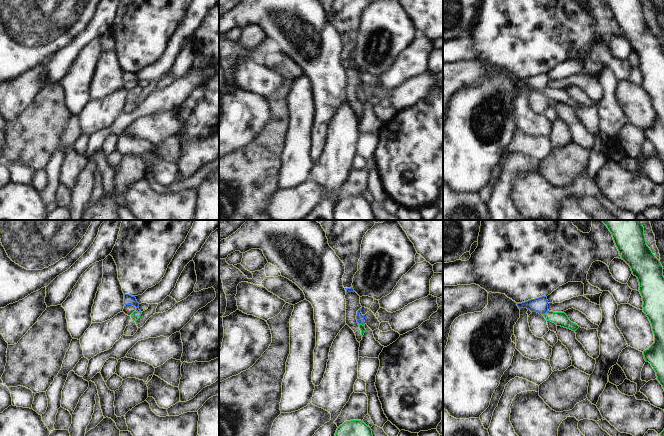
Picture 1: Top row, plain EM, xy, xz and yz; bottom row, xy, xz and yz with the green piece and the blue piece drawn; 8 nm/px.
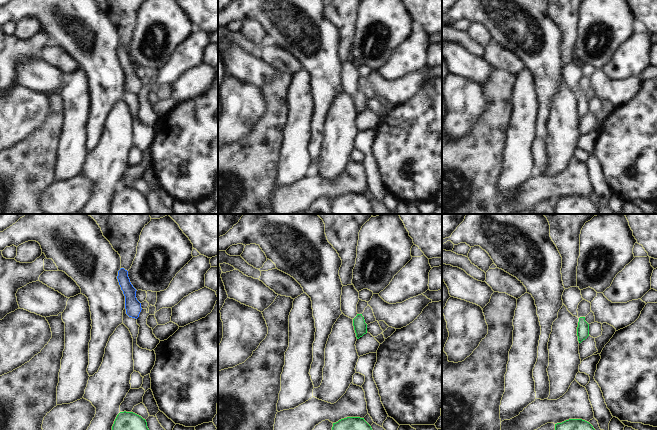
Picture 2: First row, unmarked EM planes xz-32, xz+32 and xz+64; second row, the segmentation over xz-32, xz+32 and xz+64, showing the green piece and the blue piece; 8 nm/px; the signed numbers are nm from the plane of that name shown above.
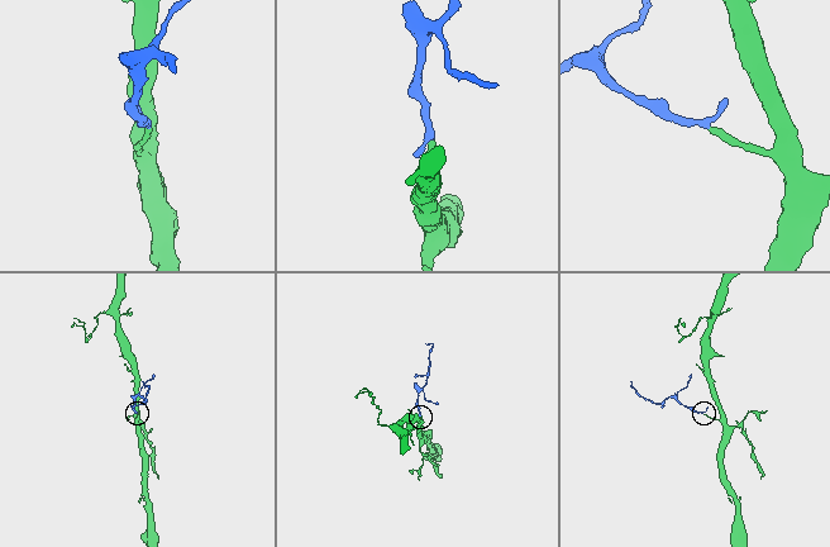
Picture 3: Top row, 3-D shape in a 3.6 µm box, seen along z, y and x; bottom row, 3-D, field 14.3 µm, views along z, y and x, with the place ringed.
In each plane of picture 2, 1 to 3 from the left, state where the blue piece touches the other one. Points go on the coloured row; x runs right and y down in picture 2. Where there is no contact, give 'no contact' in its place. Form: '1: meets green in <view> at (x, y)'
1: no contact
2: no contact
3: no contact

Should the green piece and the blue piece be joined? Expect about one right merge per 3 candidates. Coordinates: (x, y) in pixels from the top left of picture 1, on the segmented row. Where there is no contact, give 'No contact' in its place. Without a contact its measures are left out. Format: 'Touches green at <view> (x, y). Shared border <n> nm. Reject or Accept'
Touches green at yz (546, 312). Shared border 70 nm. Accept.

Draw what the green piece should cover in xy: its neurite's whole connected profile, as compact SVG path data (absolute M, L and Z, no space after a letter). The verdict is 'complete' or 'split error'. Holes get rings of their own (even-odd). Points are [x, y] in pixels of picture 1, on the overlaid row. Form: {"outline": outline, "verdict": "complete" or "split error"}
{"outline": "M124 294L124 304L125 304L125 306L133 305L136 307L136 310L131 314L132 320L136 322L140 318L142 312L138 308L139 303L137 302L135 296L131 296L129 294Z", "verdict": "split error"}

